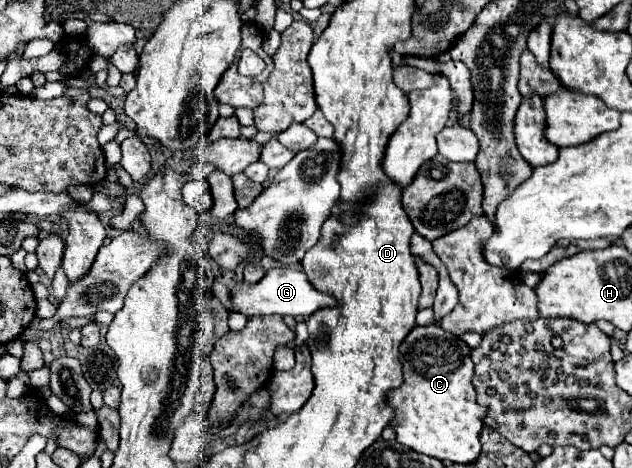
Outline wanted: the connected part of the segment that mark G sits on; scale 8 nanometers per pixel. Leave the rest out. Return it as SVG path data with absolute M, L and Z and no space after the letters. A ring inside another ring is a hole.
M276 266L270 268L266 272L266 276L254 284L248 286L244 282L238 282L236 288L230 290L232 292L232 302L234 302L234 312L242 312L248 318L252 316L270 316L270 314L280 314L280 316L312 316L314 310L322 310L322 308L334 308L336 300L330 294L318 292L318 288L314 288L308 278L304 276L304 272L292 268L292 266Z

